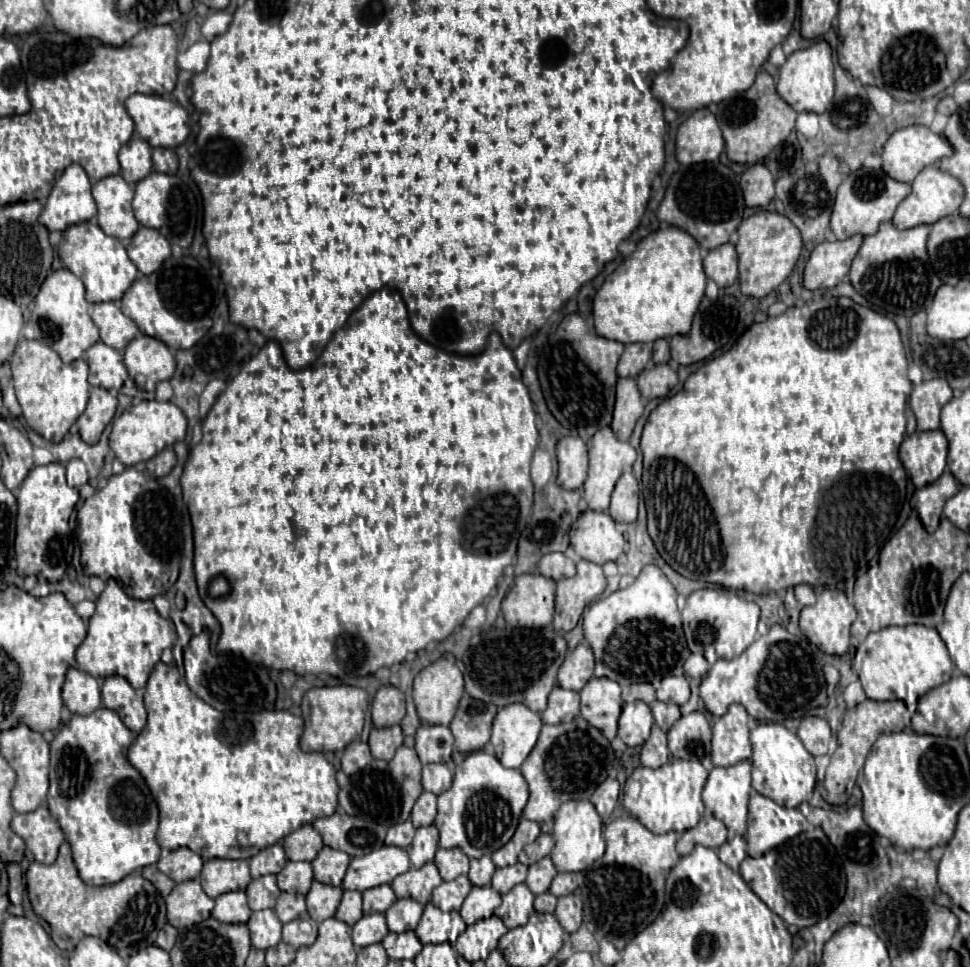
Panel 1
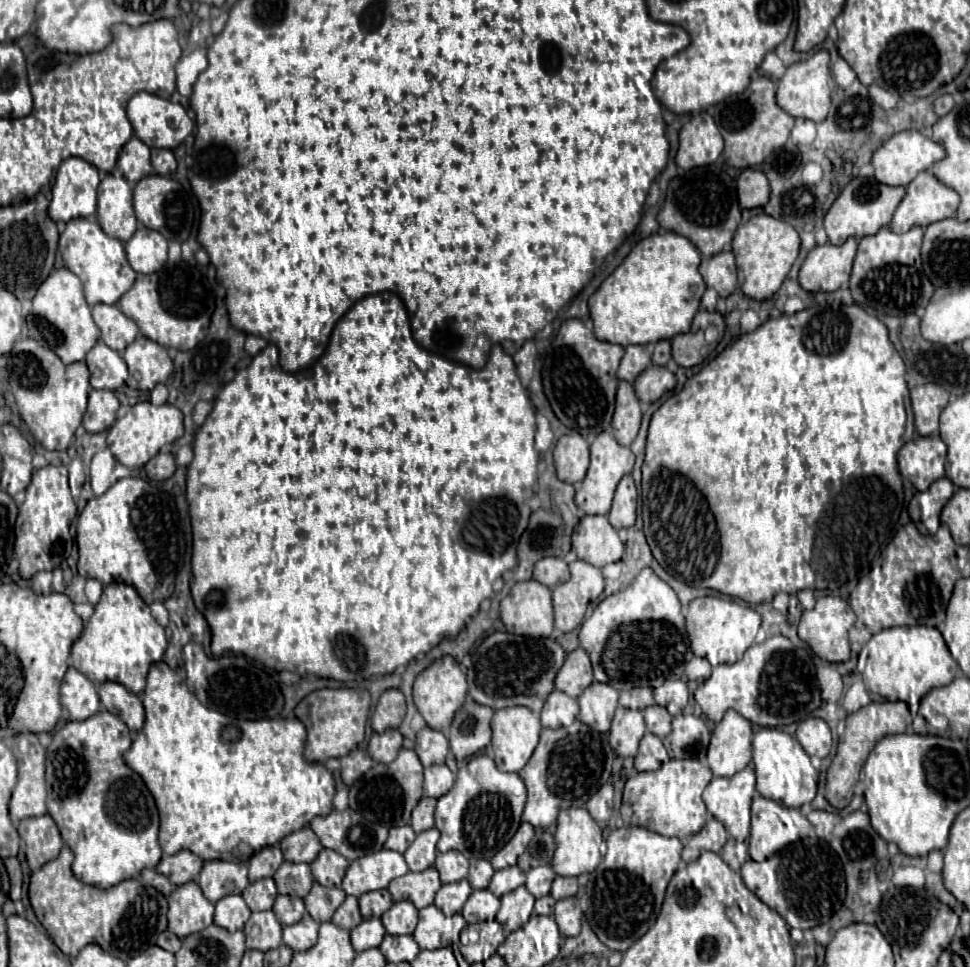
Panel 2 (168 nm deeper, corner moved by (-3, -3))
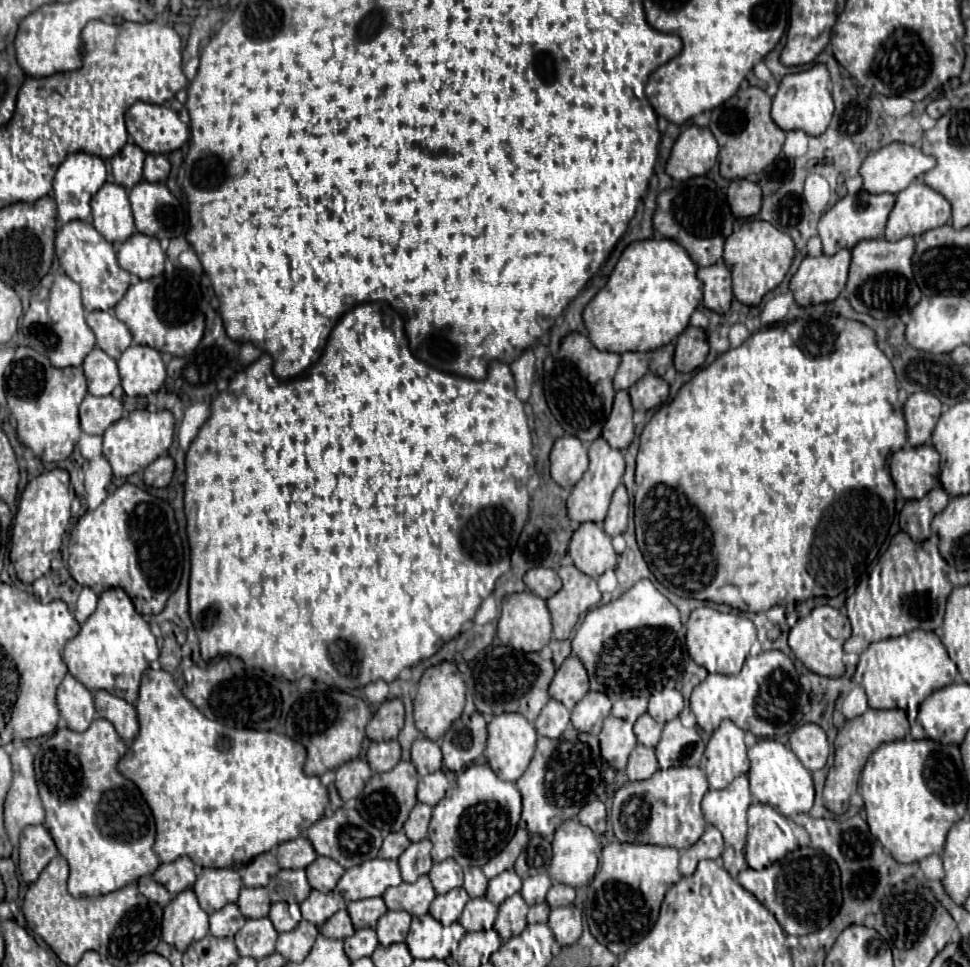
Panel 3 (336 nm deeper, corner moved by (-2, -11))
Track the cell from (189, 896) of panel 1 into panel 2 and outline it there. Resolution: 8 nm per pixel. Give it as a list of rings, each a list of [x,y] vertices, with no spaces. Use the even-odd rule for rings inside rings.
[[[185,883],[169,897],[169,931],[177,937],[203,931],[213,923],[213,911],[215,905],[205,899],[201,887],[197,883]]]

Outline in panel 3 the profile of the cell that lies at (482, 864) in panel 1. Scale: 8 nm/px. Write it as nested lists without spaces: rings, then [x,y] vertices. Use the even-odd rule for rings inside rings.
[[[470,867],[464,871],[464,889],[470,897],[482,897],[486,893],[488,879],[480,867]]]

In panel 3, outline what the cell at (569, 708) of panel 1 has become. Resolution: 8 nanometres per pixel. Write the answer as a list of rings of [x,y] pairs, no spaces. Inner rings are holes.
[[[550,699],[546,703],[546,707],[540,711],[540,715],[534,723],[538,735],[550,737],[550,739],[560,737],[568,729],[568,725],[570,725],[570,711],[554,699]]]

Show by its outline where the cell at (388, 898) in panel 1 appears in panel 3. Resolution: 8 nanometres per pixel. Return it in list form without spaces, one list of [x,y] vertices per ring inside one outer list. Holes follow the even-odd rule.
[[[382,897],[374,899],[360,899],[348,903],[348,915],[352,919],[354,929],[364,929],[364,927],[376,927],[376,921],[386,913],[386,905]]]

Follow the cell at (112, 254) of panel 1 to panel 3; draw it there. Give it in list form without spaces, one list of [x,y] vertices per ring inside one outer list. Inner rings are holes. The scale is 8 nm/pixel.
[[[70,221],[56,231],[56,257],[64,273],[82,287],[82,305],[86,311],[112,309],[130,287],[130,273],[118,265],[114,247],[96,231],[92,223]]]

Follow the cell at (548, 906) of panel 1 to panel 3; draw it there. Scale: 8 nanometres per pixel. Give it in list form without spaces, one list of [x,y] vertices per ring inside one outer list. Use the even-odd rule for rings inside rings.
[[[548,903],[532,905],[530,913],[528,913],[528,923],[546,923],[548,921],[548,913],[550,913]]]

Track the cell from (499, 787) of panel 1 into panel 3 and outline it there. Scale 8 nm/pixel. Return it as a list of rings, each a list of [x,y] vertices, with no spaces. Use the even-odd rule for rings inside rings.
[[[470,765],[452,783],[446,797],[432,809],[428,839],[432,841],[434,863],[452,857],[460,867],[484,867],[514,837],[520,819],[520,791],[514,783],[502,781],[488,765]]]

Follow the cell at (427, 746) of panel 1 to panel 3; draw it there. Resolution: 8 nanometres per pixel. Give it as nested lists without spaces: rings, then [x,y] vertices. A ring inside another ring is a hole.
[[[416,739],[412,743],[412,763],[418,775],[428,775],[442,769],[442,753],[438,743],[430,739]]]

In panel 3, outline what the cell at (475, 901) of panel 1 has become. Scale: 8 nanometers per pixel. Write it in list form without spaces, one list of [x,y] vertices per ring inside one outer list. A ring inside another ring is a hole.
[[[478,897],[466,903],[458,921],[466,931],[484,931],[484,929],[492,929],[496,913],[498,907],[494,903],[490,903],[486,897]]]

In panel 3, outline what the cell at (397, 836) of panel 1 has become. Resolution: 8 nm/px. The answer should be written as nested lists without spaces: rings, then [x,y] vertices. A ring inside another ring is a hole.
[[[398,831],[398,833],[388,833],[384,837],[384,843],[382,843],[382,849],[378,853],[378,857],[382,859],[398,859],[402,855],[402,851],[410,845],[408,837],[404,835],[404,831]]]

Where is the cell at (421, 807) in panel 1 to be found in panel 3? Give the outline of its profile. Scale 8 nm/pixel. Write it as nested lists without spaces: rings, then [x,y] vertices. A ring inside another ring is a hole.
[[[416,803],[416,807],[412,809],[410,817],[404,823],[404,833],[406,833],[406,837],[410,841],[420,841],[420,839],[426,837],[430,815],[432,815],[432,807],[430,805]]]

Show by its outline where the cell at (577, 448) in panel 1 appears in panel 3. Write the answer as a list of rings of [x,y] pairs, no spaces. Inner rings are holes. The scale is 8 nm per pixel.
[[[564,435],[550,451],[550,475],[564,489],[572,489],[588,467],[588,453],[578,437]]]

